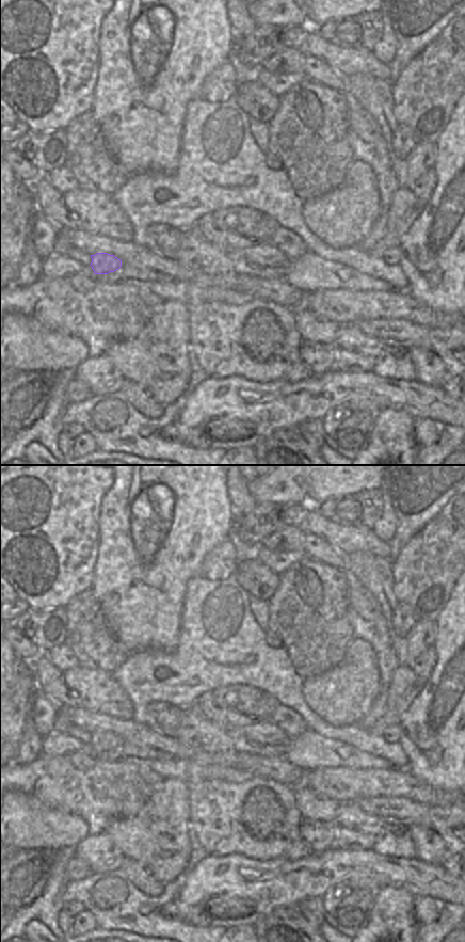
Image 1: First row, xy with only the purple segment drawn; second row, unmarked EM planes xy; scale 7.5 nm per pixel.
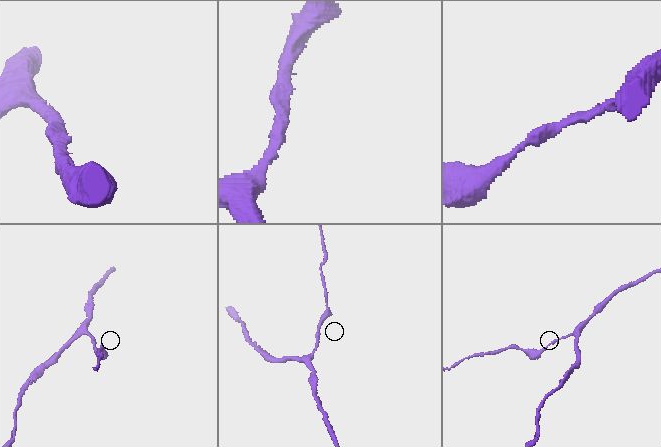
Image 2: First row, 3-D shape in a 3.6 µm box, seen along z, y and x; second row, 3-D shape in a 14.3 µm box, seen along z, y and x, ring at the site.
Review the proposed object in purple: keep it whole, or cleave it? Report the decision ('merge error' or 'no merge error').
no merge error

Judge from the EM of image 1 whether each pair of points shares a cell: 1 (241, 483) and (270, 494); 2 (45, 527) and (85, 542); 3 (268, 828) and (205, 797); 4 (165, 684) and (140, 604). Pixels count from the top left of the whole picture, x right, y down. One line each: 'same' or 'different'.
1: different
2: same
3: same
4: different

